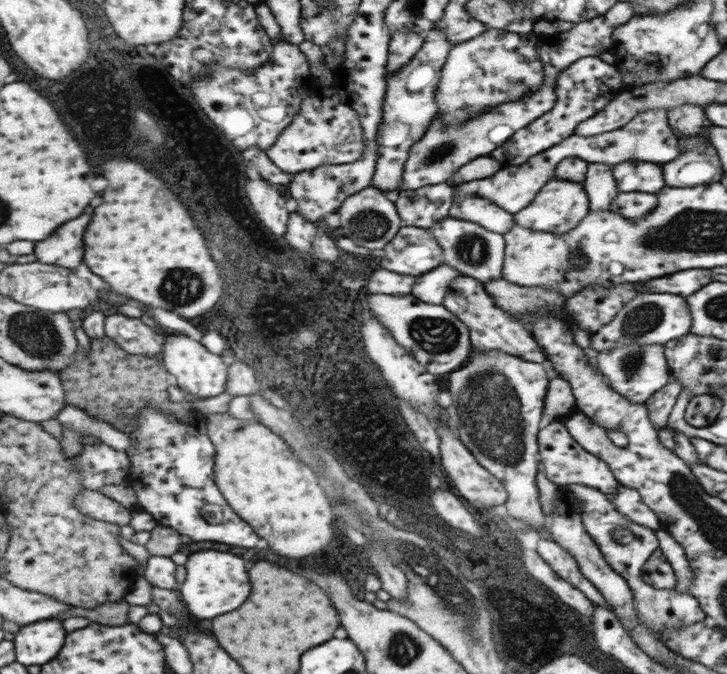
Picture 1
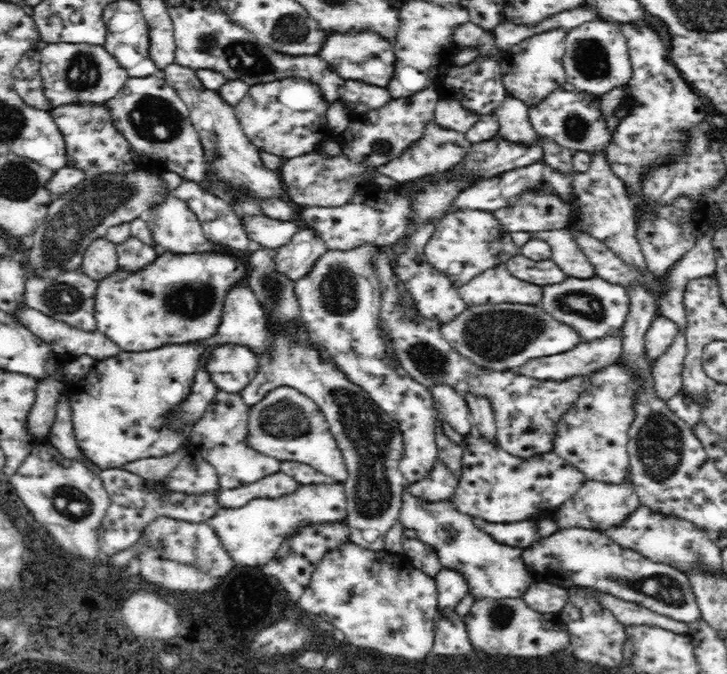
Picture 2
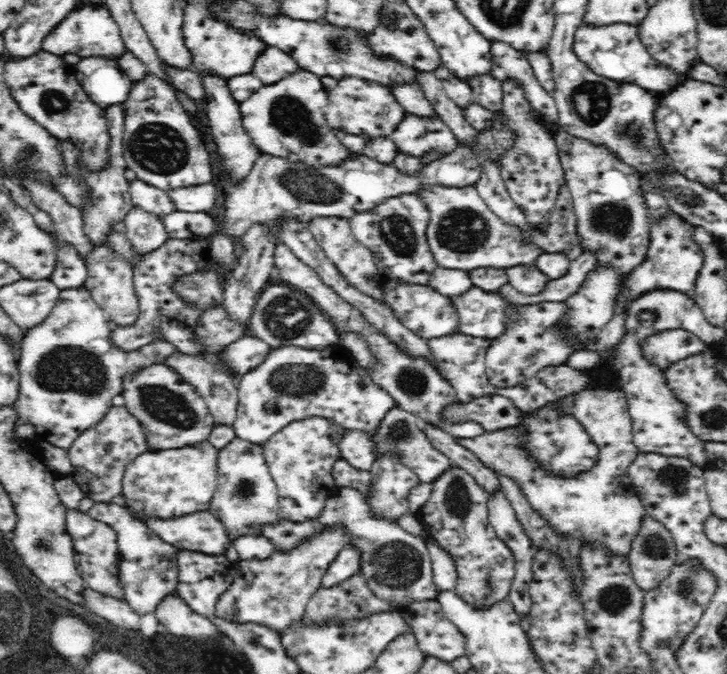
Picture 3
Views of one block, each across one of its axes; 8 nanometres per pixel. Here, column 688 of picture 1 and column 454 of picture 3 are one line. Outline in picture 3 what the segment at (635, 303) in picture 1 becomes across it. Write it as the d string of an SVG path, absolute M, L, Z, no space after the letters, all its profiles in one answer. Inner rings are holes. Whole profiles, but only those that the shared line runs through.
M384 280L384 292L382 296L386 298L388 306L392 308L394 316L414 334L426 338L426 340L440 340L444 336L454 336L460 332L460 314L456 310L456 304L452 298L436 292L432 286L410 286L410 284L400 284L394 280Z

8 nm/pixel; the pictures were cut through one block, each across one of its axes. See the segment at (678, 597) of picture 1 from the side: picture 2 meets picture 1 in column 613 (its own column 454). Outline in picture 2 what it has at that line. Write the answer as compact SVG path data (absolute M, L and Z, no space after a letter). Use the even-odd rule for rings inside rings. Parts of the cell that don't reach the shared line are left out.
M404 492L402 510L398 522L404 528L416 532L416 540L428 544L436 550L440 558L442 570L452 570L460 578L466 580L468 592L474 602L480 600L502 600L502 598L524 598L524 592L534 584L526 564L524 564L524 550L502 544L488 536L486 532L478 530L472 522L472 516L462 514L454 508L452 502L422 502L412 494Z

